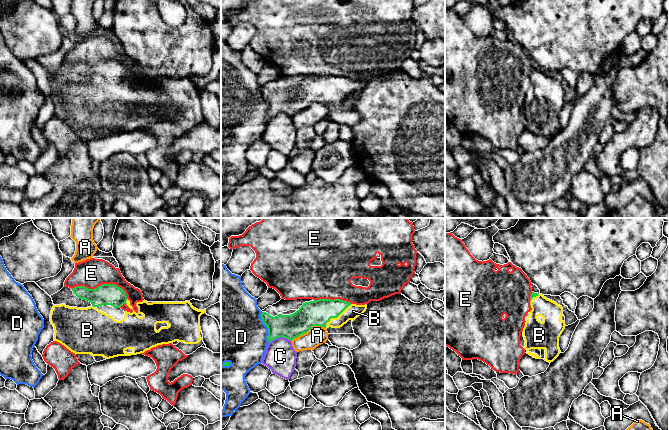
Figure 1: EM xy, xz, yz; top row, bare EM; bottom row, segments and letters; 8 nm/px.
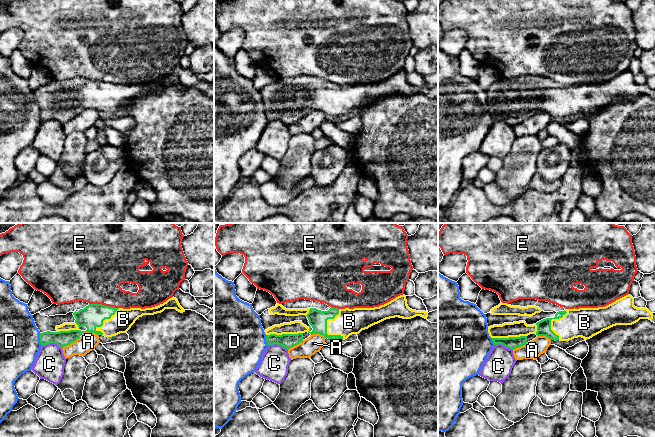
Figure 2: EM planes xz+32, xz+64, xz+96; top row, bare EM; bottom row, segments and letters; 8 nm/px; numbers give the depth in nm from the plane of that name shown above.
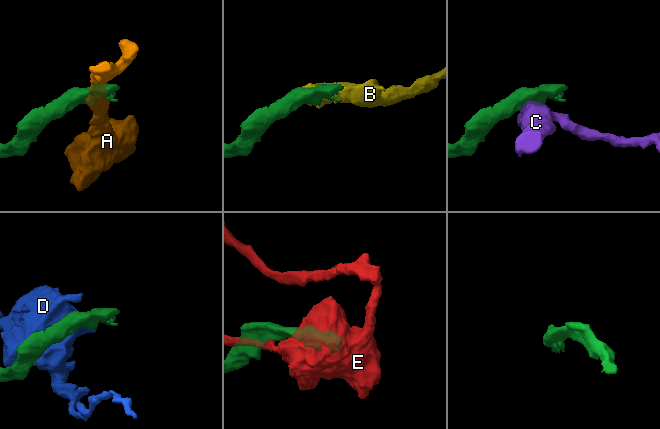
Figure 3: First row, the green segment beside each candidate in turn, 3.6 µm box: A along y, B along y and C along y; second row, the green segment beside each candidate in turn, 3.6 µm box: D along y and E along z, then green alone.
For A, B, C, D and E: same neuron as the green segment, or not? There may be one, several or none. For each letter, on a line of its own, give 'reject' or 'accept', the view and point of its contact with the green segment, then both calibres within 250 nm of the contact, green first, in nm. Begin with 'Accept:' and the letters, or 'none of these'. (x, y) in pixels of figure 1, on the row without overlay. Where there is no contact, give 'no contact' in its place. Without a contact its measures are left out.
Accept: B
A: reject; meets green in xz at (308, 106); 200 nm thick on the green side, 150 nm on the other
B: accept; meets green in xz at (336, 93); 200 nm thick on the green side, 120 nm on the other
C: reject; meets green in xz at (280, 112); 190 nm thick on the green side, 260 nm on the other
D: reject; meets green in xz at (267, 103); 190 nm thick on the green side, 460 nm on the other
E: reject; meets green in xy at (101, 61); 180 nm thick on the green side, 240 nm on the other

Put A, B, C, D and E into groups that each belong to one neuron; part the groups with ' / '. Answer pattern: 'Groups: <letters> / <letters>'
Groups: A / B / C / D / E

